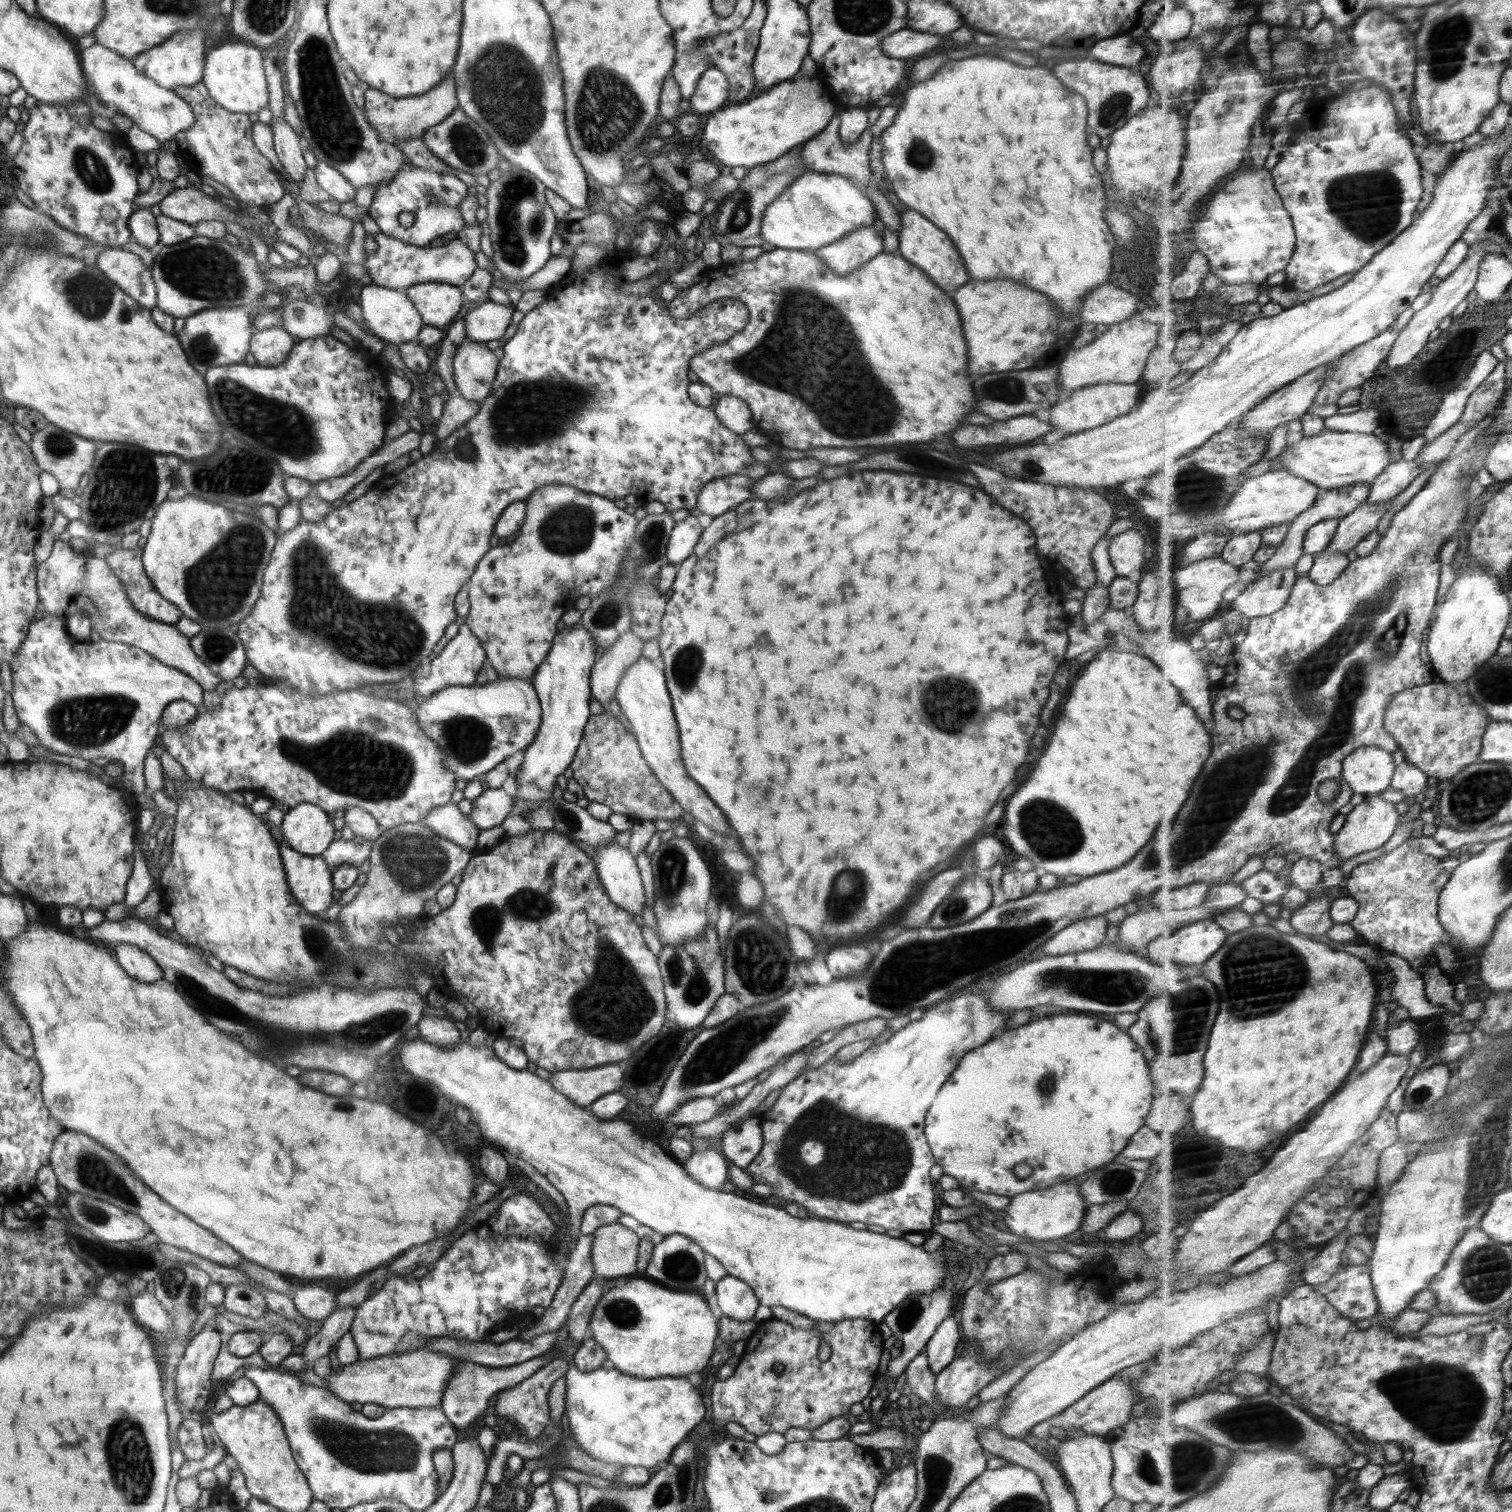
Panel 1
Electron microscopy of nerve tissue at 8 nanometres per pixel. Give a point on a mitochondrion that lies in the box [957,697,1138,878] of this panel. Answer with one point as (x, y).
(1053, 833)

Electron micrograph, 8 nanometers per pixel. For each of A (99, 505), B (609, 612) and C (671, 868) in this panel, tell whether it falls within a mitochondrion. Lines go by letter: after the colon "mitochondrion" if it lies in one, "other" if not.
A: mitochondrion
B: mitochondrion
C: mitochondrion

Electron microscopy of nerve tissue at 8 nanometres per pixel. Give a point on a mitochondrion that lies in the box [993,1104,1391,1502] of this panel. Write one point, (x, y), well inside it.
(1247, 1423)

